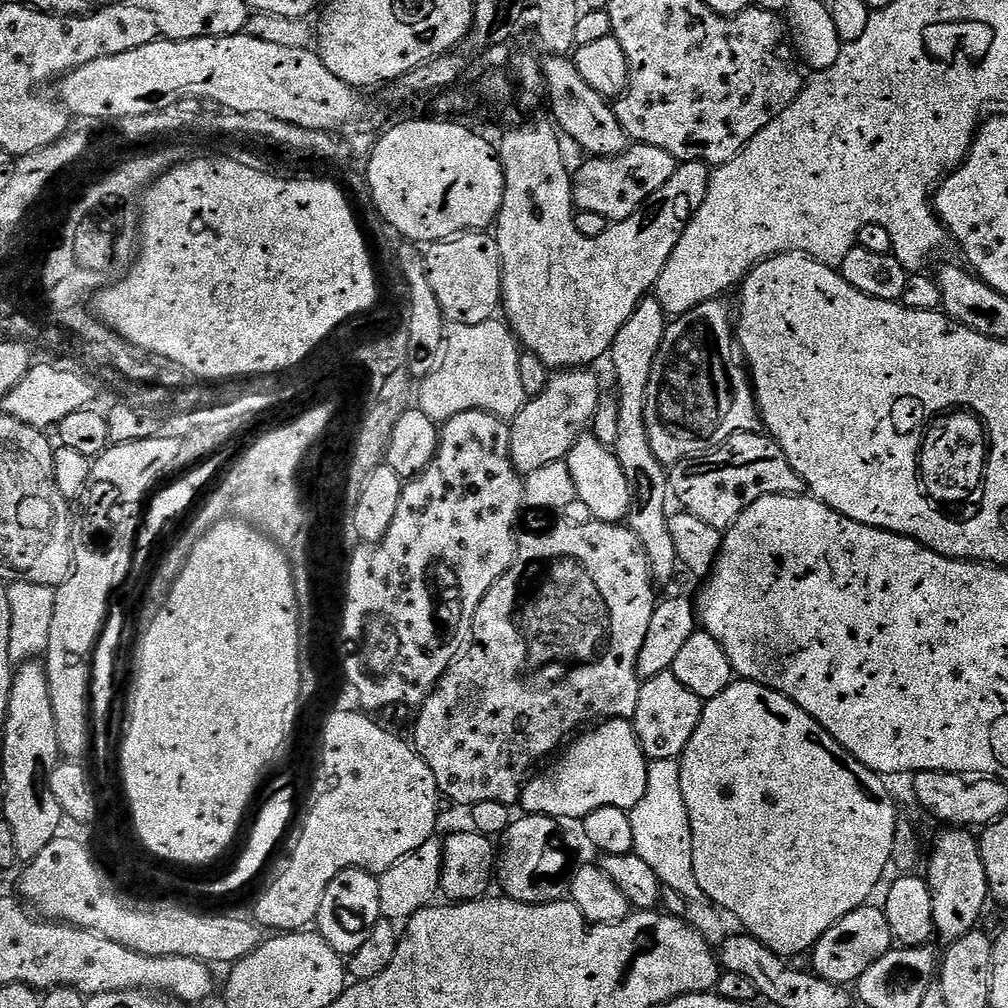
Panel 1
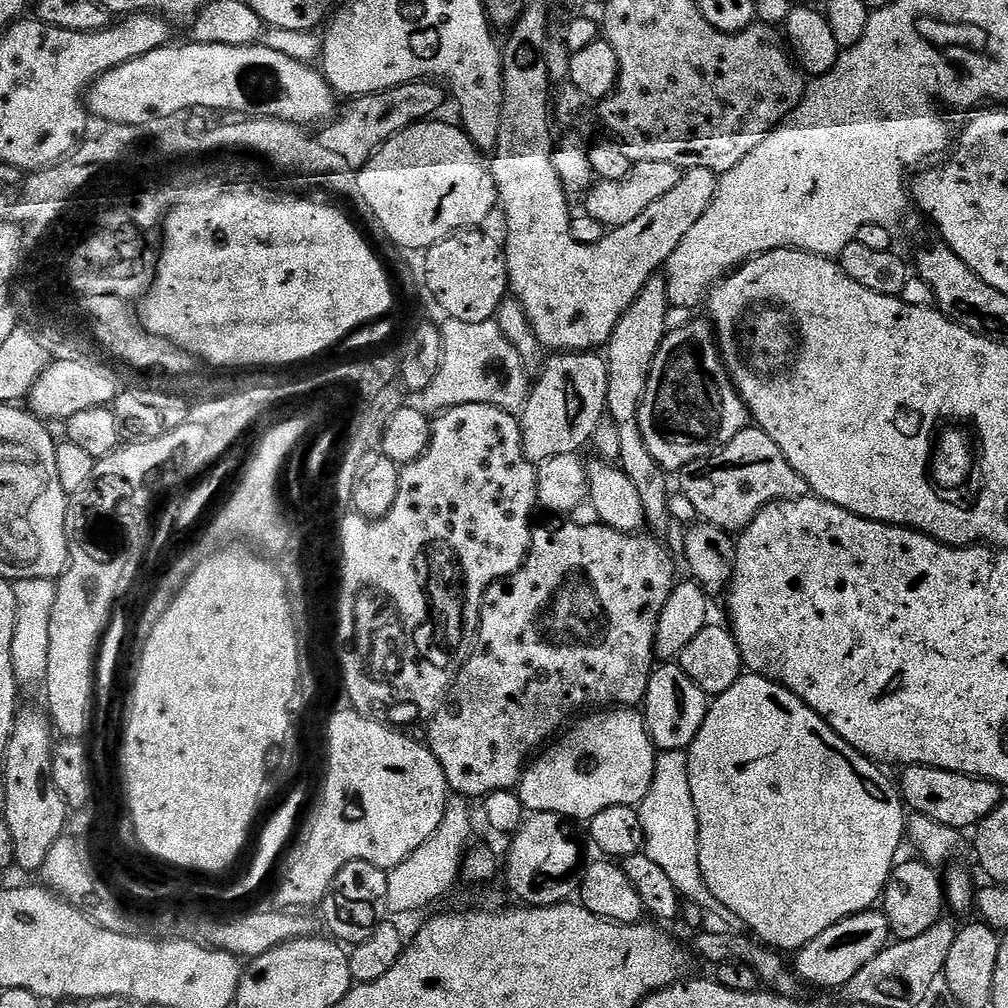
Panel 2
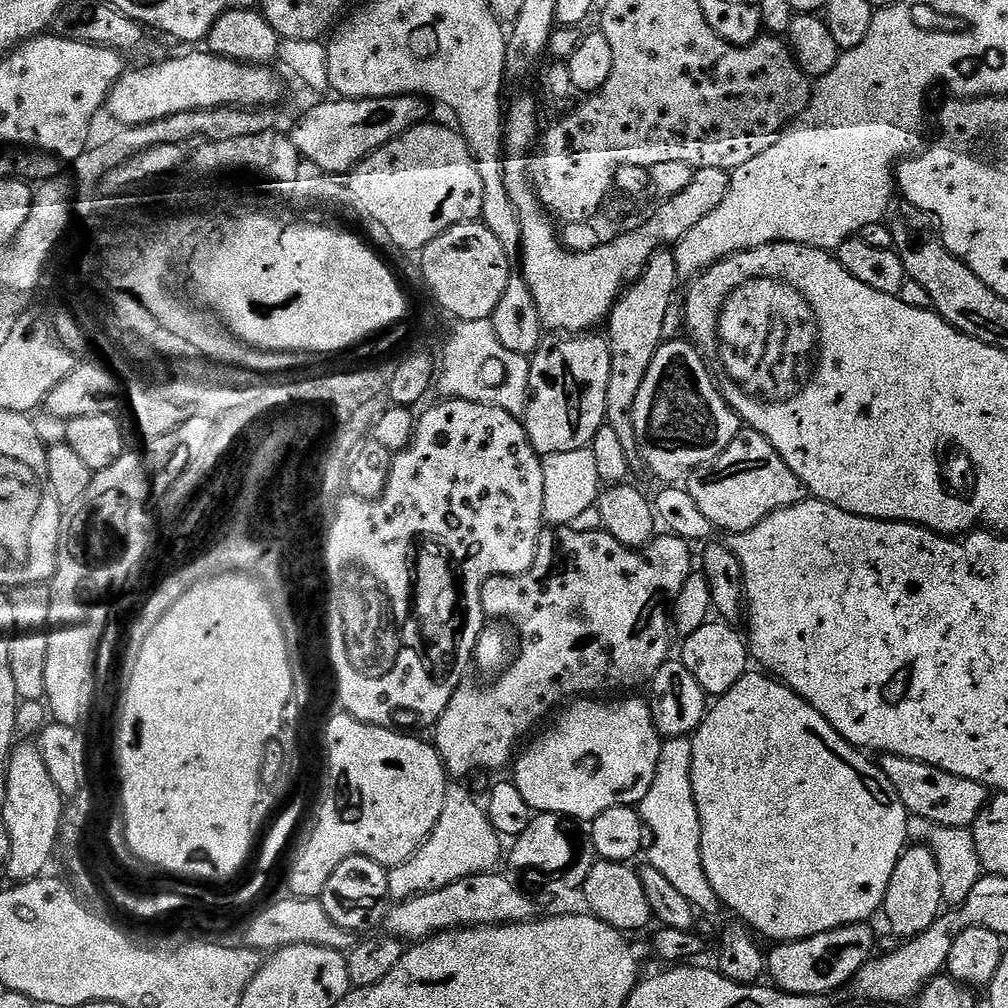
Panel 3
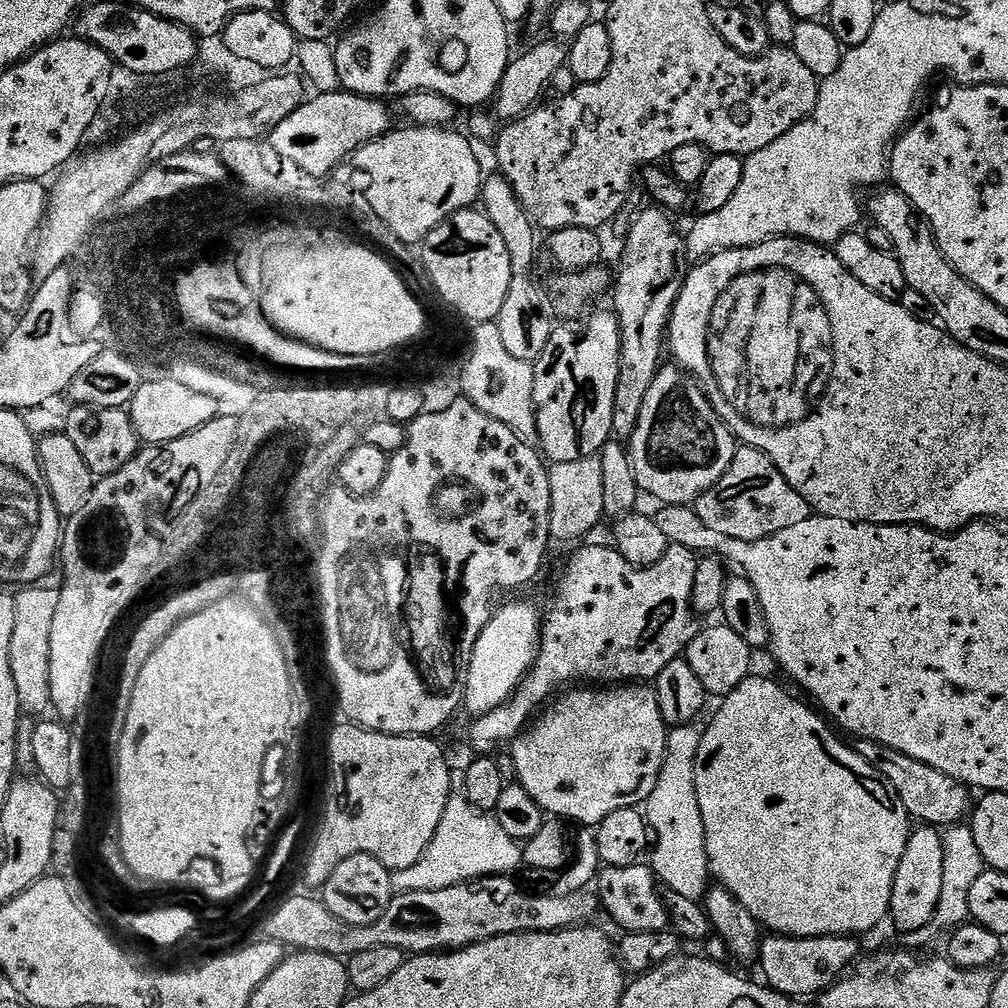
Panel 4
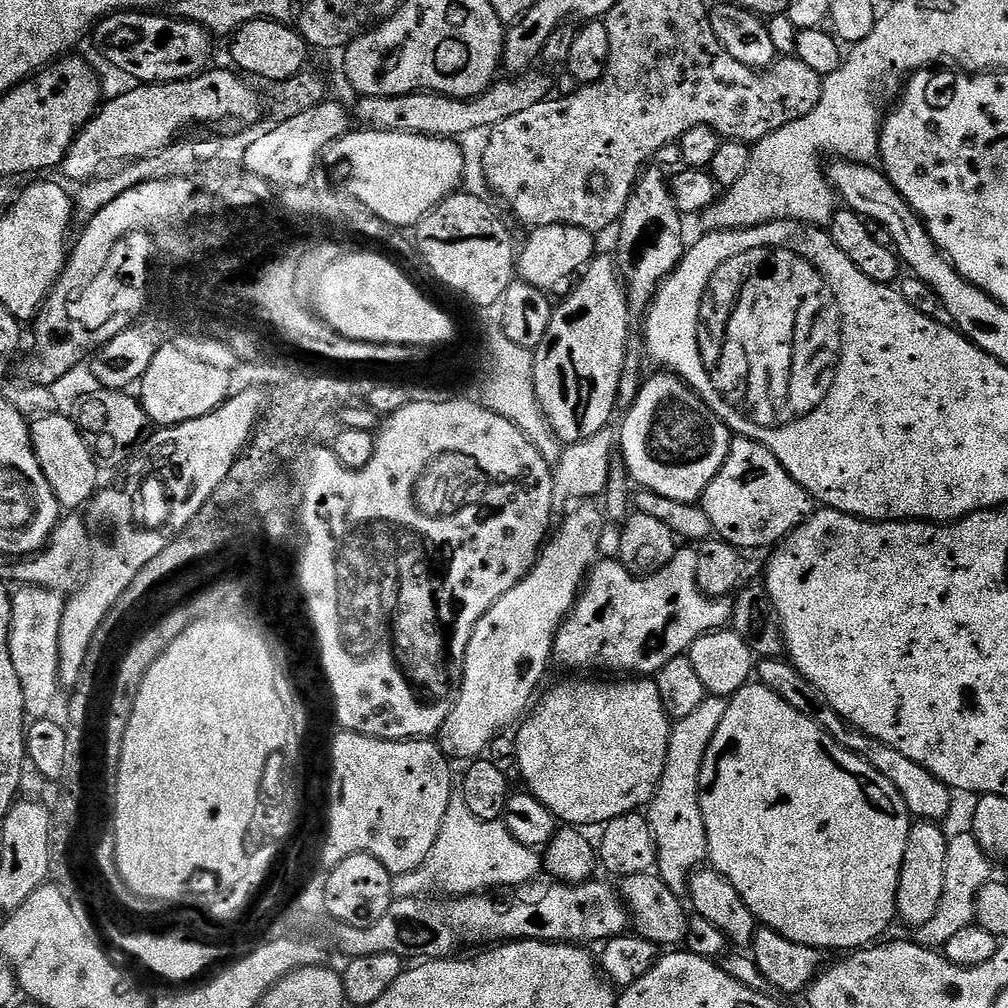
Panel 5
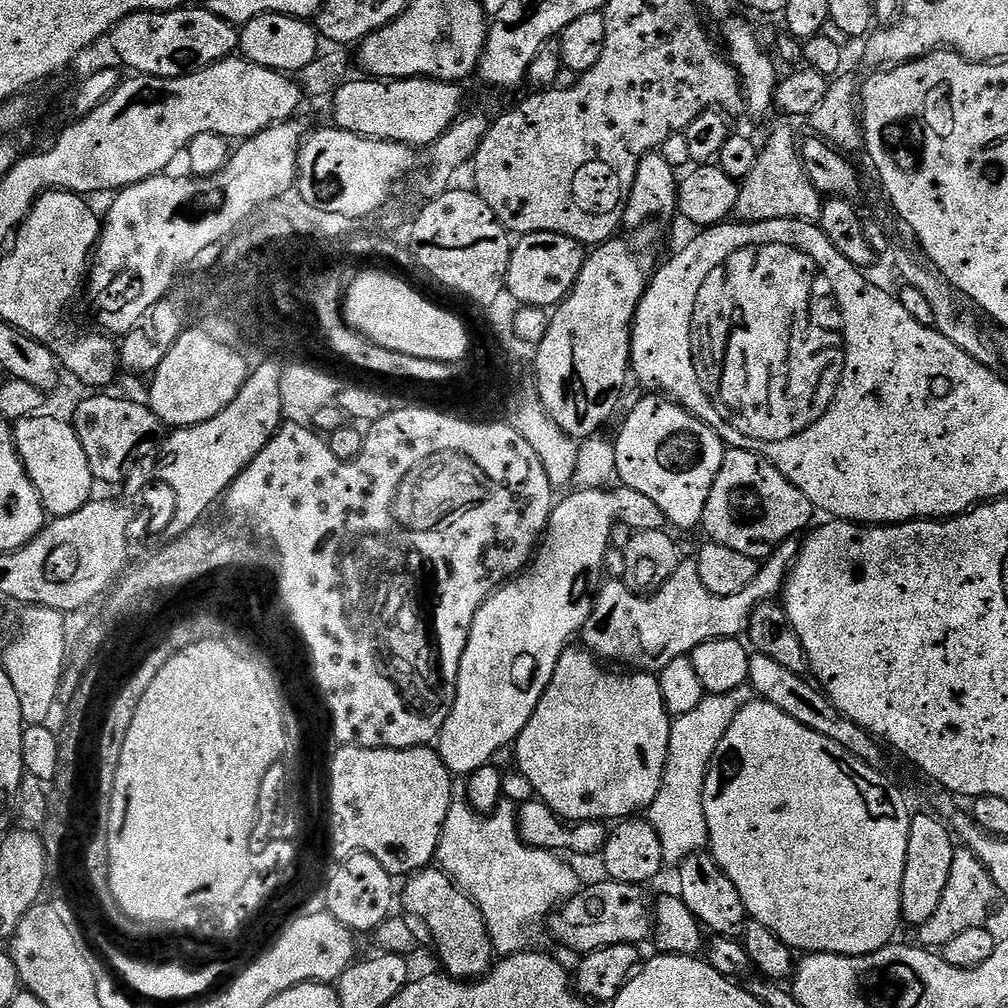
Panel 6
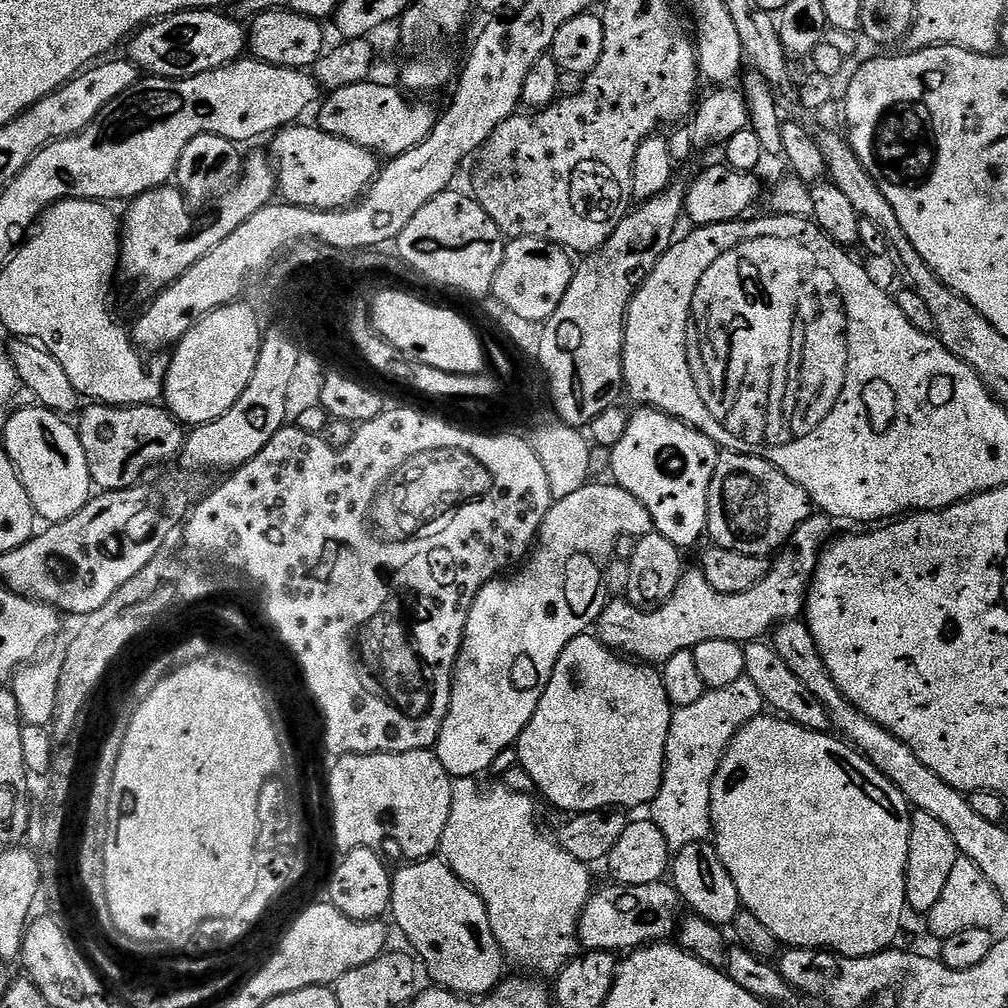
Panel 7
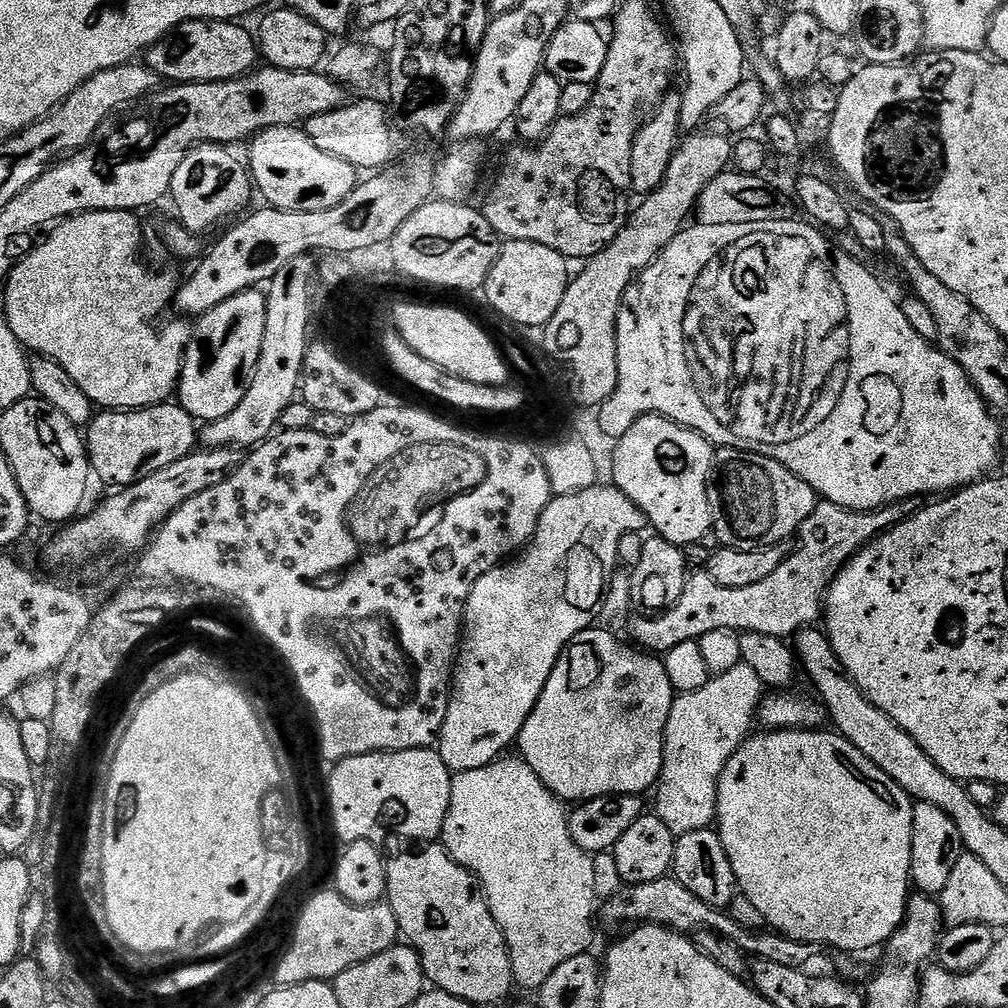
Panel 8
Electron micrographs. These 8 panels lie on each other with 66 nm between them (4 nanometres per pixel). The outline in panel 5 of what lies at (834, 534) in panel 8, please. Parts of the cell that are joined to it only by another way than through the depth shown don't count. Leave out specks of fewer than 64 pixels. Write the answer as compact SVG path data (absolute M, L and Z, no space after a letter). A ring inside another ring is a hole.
M677 547L668 565L652 576L634 575L619 559L601 559L588 573L571 614L556 631L556 641L552 644L555 663L568 668L609 668L612 672L624 672L620 674L655 674L666 662L685 655L699 636L723 629L732 618L732 600L707 596L698 586L699 557L695 547Z

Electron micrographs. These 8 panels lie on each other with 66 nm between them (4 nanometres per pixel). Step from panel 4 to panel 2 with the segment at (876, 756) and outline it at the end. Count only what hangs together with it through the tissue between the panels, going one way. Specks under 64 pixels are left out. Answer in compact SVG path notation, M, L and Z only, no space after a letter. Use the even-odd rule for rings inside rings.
M921 764L905 767L898 779L898 791L907 807L915 815L925 816L934 822L942 822L942 826L959 828L961 830L975 829L986 817L999 808L1002 803L1002 789L992 780L982 780L979 776L964 776L960 772L947 772L941 768L927 768Z

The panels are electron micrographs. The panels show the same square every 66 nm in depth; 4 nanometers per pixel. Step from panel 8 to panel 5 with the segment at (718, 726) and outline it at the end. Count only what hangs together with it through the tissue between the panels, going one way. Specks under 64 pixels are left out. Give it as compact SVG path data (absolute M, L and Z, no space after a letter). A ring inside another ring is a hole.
M705 695L702 706L686 714L686 718L675 721L671 725L672 733L668 739L668 753L666 754L666 766L662 770L660 784L656 787L656 794L650 801L652 816L650 823L652 833L656 839L656 868L658 874L670 886L675 896L683 897L688 890L688 879L693 872L701 867L709 859L708 835L702 818L702 806L700 805L700 775L702 774L702 762L706 758L706 750L722 722L722 718L728 709L728 700L723 696Z

